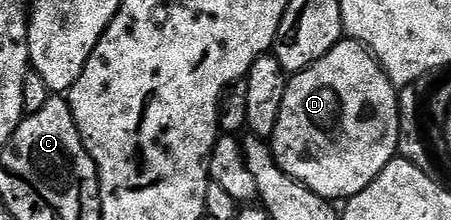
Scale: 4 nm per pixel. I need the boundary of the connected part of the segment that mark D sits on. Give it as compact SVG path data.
M342 40L327 52L314 66L308 66L300 74L288 79L283 96L283 108L279 112L277 127L271 139L273 155L296 182L302 182L320 198L348 200L367 188L387 168L387 164L398 157L399 104L398 87L385 75L373 53L361 42Z

